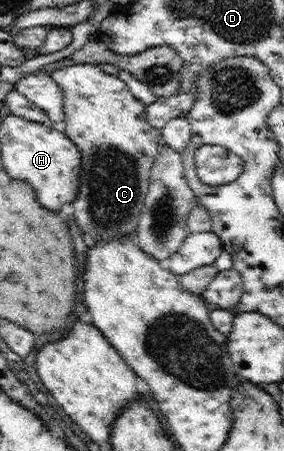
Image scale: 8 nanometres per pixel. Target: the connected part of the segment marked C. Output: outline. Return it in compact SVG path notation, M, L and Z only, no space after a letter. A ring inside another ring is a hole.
M95 64L73 65L51 71L51 77L63 90L65 134L81 152L81 193L75 199L75 219L83 235L89 235L87 247L99 241L113 241L123 237L135 237L137 223L148 194L151 167L159 155L161 131L145 118L146 105L141 103L119 77L105 73Z

